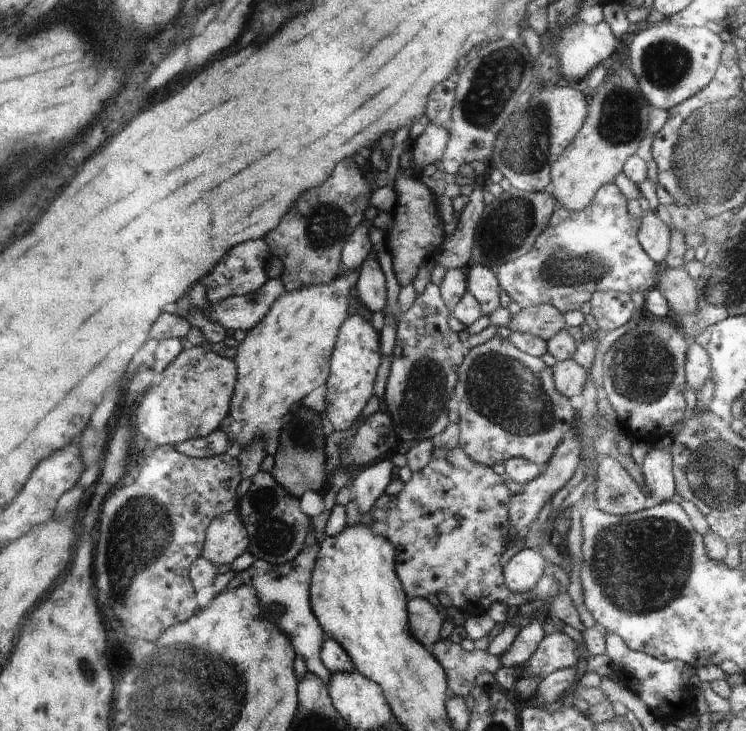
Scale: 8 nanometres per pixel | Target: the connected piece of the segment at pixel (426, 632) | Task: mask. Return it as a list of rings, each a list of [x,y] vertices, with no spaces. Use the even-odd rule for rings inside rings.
[[[423,598],[409,600],[409,614],[411,614],[413,634],[419,638],[419,642],[423,642],[431,650],[441,640],[445,618],[429,600]]]

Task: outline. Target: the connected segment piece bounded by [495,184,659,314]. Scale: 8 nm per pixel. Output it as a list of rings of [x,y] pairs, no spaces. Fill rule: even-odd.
[[[605,184],[593,196],[593,202],[585,206],[585,210],[571,210],[555,206],[547,228],[537,236],[531,250],[523,256],[505,262],[497,268],[495,276],[499,280],[501,290],[505,290],[511,302],[517,302],[521,308],[549,304],[555,306],[561,314],[569,310],[581,310],[583,304],[591,302],[593,294],[613,290],[621,294],[633,292],[649,292],[659,282],[659,266],[649,258],[649,254],[639,244],[639,228],[641,218],[631,218],[625,210],[625,198],[613,184]]]

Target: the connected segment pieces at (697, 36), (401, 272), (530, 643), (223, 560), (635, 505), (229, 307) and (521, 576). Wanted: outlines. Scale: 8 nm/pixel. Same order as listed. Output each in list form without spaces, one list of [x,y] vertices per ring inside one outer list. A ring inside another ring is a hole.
[[[667,18],[663,22],[651,24],[649,28],[637,32],[629,44],[631,72],[639,80],[641,96],[659,110],[671,110],[701,92],[717,72],[723,56],[723,44],[719,36],[709,28],[683,28]]]
[[[403,168],[397,170],[395,180],[395,194],[397,194],[397,206],[393,210],[395,224],[389,232],[389,252],[393,258],[393,272],[397,276],[399,286],[411,286],[411,282],[417,282],[417,274],[421,274],[421,266],[425,266],[425,258],[429,254],[437,254],[439,248],[445,246],[447,234],[445,234],[445,222],[441,220],[441,210],[437,210],[437,194],[421,182],[421,176],[415,176],[413,172],[405,172]]]
[[[533,620],[529,626],[517,632],[517,638],[513,640],[513,644],[507,648],[507,652],[501,654],[501,668],[503,666],[523,666],[525,662],[529,662],[541,638],[545,636],[541,630],[541,624],[543,622]]]
[[[239,512],[225,514],[209,526],[207,546],[203,558],[209,558],[215,566],[231,564],[251,546],[249,528]]]
[[[601,456],[597,466],[597,506],[613,516],[629,516],[645,510],[645,494],[629,472],[613,458]]]
[[[273,276],[263,288],[249,296],[233,296],[225,302],[211,306],[209,320],[219,322],[225,330],[243,330],[249,334],[255,326],[259,326],[273,304],[287,292],[287,286],[281,276]]]
[[[517,548],[505,562],[505,584],[515,594],[533,590],[543,576],[545,558],[539,550]]]

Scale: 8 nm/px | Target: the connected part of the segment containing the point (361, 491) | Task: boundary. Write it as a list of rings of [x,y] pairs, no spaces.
[[[381,460],[381,464],[373,464],[357,476],[353,482],[353,504],[359,514],[375,508],[375,502],[385,494],[393,480],[393,470],[395,464],[391,460]]]

